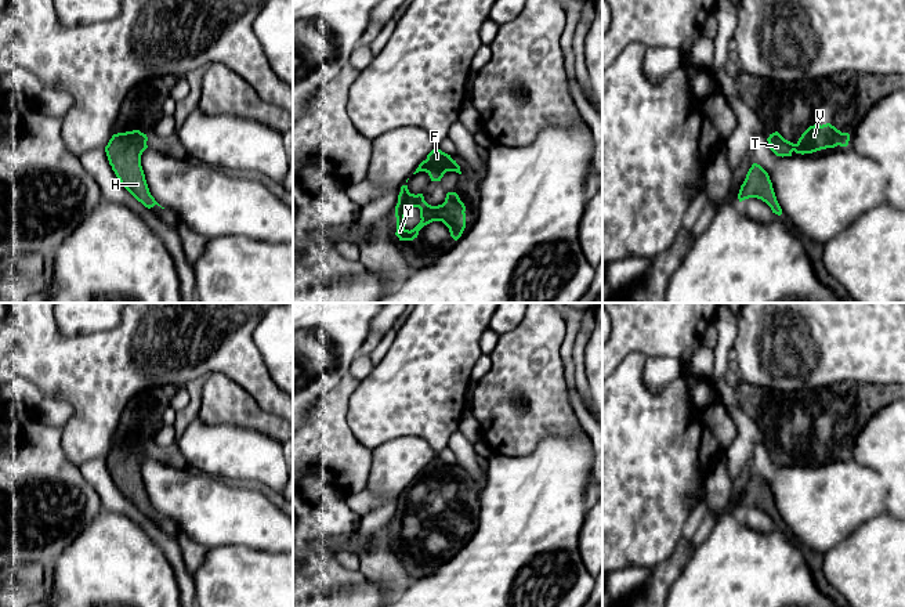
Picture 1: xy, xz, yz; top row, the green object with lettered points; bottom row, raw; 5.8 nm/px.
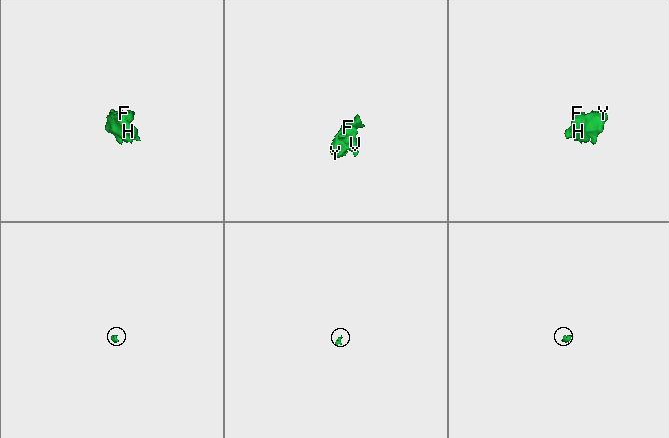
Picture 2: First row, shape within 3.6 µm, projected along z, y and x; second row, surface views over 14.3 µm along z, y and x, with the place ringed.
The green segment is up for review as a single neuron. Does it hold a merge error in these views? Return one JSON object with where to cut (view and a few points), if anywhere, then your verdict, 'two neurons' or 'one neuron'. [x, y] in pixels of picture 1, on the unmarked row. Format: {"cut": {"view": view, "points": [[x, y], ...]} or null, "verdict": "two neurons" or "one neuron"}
{"cut": null, "verdict": "one neuron"}

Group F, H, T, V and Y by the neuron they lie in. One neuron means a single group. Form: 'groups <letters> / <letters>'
groups F H T V Y

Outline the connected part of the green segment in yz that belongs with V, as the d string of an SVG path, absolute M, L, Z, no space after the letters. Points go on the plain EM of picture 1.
M830 433L810 436L799 448L796 454L785 449L778 441L770 444L767 448L770 459L777 466L792 466L796 463L812 463L826 458L835 458L837 455L847 456L850 451L848 442L841 442Z

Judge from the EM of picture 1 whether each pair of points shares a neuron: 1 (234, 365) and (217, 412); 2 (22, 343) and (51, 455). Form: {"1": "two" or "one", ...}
{"1": "two", "2": "two"}

